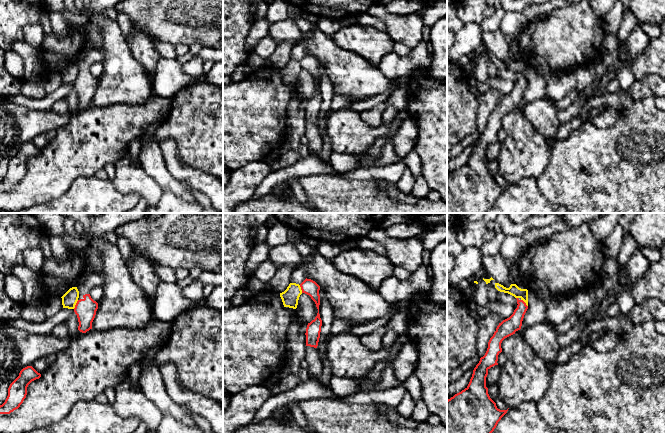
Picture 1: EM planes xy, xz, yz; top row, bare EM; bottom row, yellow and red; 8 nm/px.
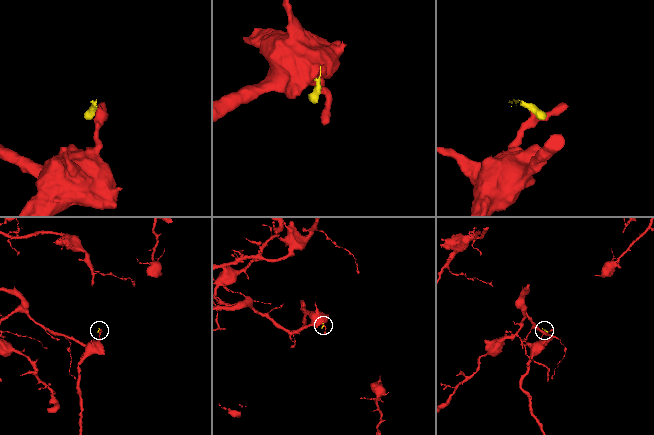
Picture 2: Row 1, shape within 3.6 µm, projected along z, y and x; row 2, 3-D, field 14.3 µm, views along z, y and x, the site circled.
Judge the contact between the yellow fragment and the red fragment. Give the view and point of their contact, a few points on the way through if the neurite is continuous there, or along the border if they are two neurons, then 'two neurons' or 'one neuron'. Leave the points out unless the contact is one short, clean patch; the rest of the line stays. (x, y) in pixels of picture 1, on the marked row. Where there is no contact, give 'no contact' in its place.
meets yellow in xy at (75, 304); border along xy (78, 300), (73, 308); two neurons

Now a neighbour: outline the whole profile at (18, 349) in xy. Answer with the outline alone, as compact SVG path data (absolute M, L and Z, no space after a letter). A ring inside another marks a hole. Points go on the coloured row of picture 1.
M0 319L0 405L7 396L10 384L20 371L43 357L65 351L71 340L82 334L79 330L69 333L66 338L53 334L36 335L3 324Z

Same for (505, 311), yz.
M501 301L493 302L491 310L498 313L503 320L509 318L514 312L514 308L511 305L504 304Z

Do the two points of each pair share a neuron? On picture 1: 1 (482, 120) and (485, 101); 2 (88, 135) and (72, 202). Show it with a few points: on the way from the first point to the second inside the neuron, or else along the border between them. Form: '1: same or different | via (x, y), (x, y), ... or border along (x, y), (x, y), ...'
1: same | via (483, 115), (485, 106)
2: different | border along (94, 174), (79, 176), (62, 194)

